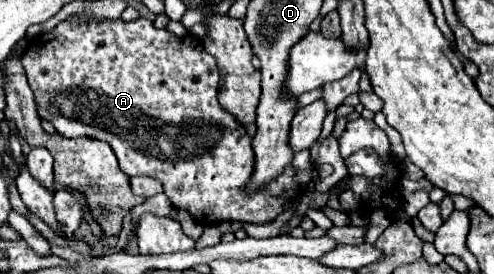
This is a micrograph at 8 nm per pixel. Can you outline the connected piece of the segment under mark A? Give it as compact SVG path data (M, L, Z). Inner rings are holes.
M71 16L67 18L65 22L57 24L53 32L47 32L47 34L41 34L39 36L39 46L33 44L25 50L23 54L23 68L27 72L27 80L29 80L29 86L35 94L35 104L37 104L37 114L41 120L47 120L55 126L55 130L65 136L65 138L79 138L79 136L87 136L87 138L95 138L95 140L105 140L117 160L119 160L119 166L121 170L127 174L127 176L153 176L157 180L163 182L163 188L165 188L165 194L167 198L171 200L171 204L177 208L177 210L187 210L193 220L197 222L203 222L203 224L215 224L215 222L255 222L255 224L265 224L265 222L271 222L275 220L289 202L297 200L301 196L301 184L297 182L297 176L295 176L295 168L293 164L285 166L283 174L279 174L279 178L273 178L269 184L263 184L259 190L255 192L247 192L247 186L251 182L251 176L253 176L253 166L255 166L255 154L251 150L251 136L247 134L247 130L235 120L235 116L231 116L227 110L223 110L217 102L217 86L219 86L219 70L217 70L217 62L211 54L207 54L203 50L203 44L199 38L191 38L189 34L185 36L173 36L169 34L167 30L157 30L153 28L153 24L147 20L147 18L137 18L137 20L131 20L131 22L123 22L121 18L119 20L97 20L93 16L89 18L81 18L81 16Z

